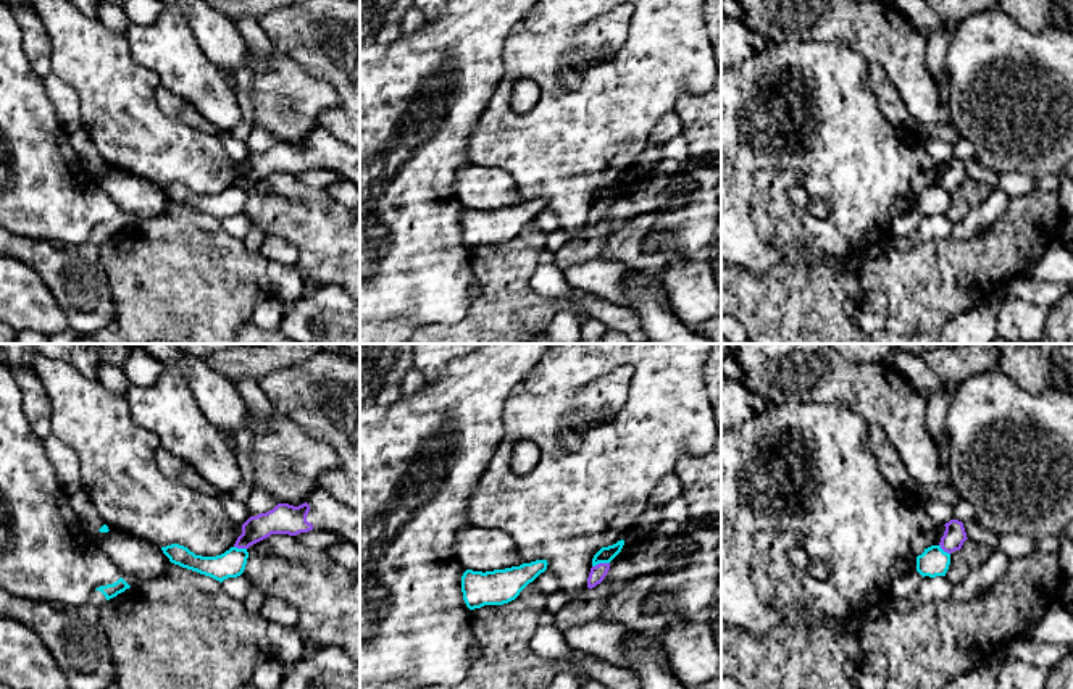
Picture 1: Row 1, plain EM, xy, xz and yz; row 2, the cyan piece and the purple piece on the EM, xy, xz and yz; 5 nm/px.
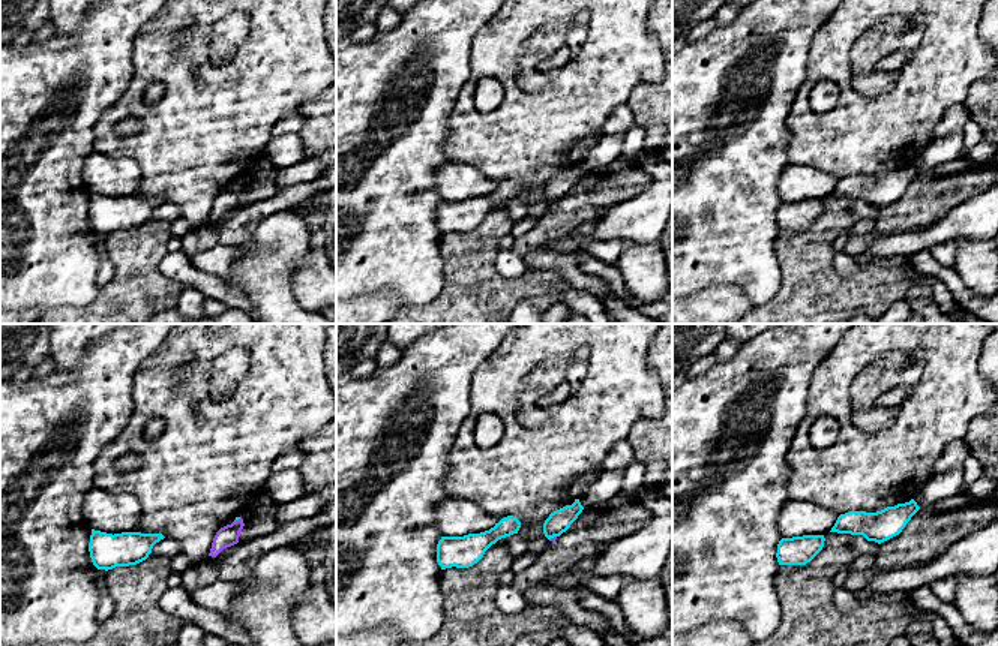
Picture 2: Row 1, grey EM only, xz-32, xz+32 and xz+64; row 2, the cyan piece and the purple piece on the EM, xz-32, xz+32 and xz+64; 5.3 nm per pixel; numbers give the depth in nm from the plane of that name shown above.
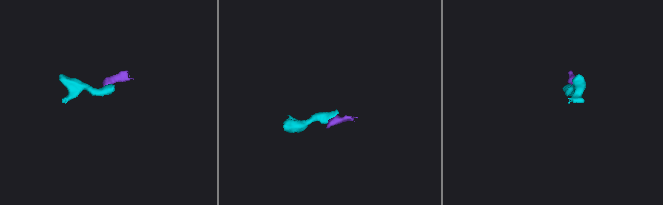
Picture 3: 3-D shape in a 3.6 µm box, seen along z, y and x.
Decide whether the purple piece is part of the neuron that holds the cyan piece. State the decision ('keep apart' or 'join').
keep apart

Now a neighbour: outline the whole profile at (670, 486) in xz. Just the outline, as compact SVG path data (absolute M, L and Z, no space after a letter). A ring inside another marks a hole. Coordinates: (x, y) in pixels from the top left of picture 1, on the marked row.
M666 474L662 481L652 489L649 495L649 503L662 505L671 499L676 499L684 494L684 487L676 474Z

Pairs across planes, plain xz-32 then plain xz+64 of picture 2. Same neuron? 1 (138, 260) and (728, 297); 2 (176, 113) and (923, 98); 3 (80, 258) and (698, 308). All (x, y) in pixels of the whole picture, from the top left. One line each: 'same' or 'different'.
1: different
2: same
3: different

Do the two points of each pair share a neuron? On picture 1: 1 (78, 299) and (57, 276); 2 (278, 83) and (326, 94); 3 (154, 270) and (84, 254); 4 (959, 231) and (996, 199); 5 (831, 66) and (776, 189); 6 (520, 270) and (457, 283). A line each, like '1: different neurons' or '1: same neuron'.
1: same neuron
2: same neuron
3: different neurons
4: same neuron
5: different neurons
6: different neurons

